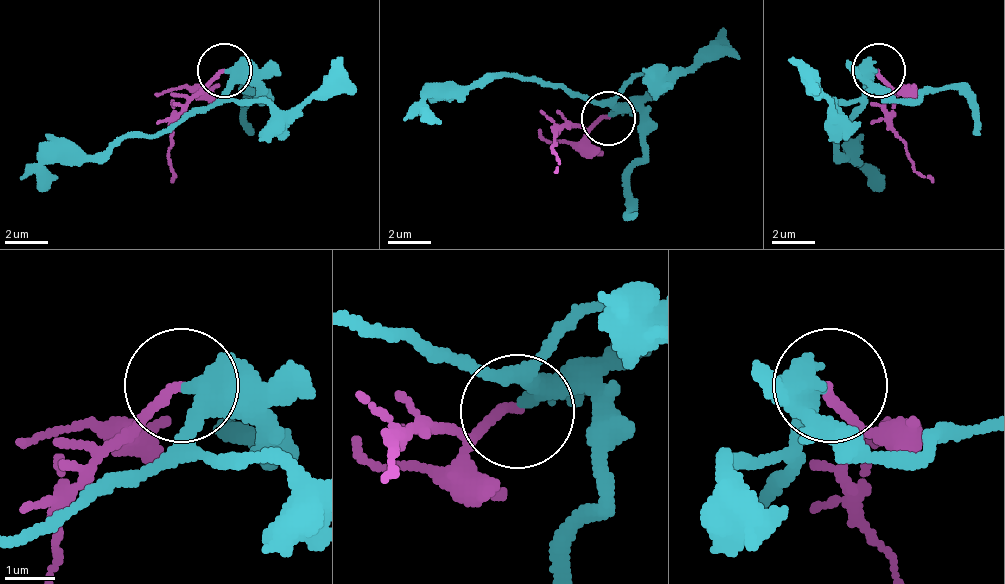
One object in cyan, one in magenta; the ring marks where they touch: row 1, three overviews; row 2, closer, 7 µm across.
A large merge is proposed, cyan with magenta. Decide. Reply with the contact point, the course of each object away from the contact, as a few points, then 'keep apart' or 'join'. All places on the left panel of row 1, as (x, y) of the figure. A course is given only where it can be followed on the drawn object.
at (224, 70); cyan runs (226, 71), (231, 82), (204, 109), (129, 136), (91, 157), (54, 157), (22, 179); magenta runs (226, 71), (172, 130), (172, 184); keep apart

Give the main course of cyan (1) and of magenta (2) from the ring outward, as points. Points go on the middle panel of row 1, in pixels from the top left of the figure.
1: (609, 117), (614, 111), (588, 95), (512, 74), (475, 90), (437, 90), (405, 122)
2: (609, 117), (555, 133), (555, 170)

